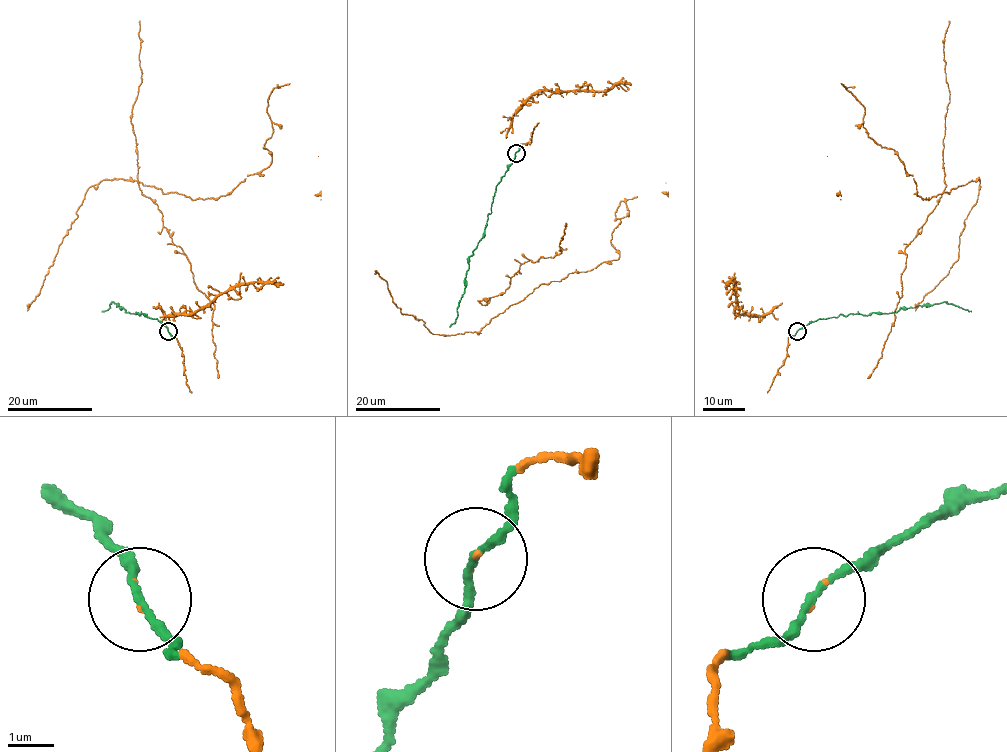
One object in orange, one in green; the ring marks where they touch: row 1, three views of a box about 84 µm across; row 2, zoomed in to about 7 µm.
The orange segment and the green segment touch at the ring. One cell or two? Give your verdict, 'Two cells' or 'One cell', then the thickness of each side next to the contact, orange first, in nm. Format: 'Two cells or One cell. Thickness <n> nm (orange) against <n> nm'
One cell. Thickness 40 nm (orange) against 150 nm

